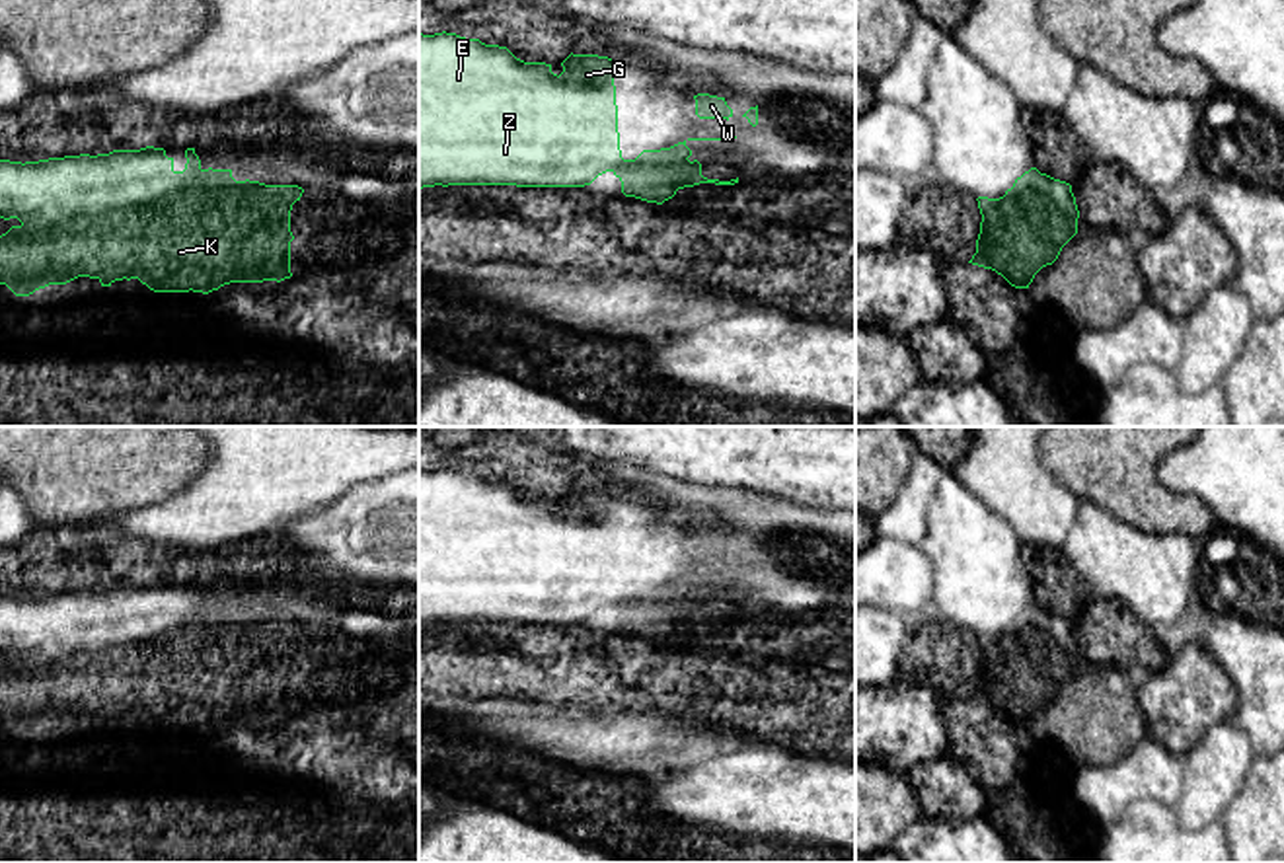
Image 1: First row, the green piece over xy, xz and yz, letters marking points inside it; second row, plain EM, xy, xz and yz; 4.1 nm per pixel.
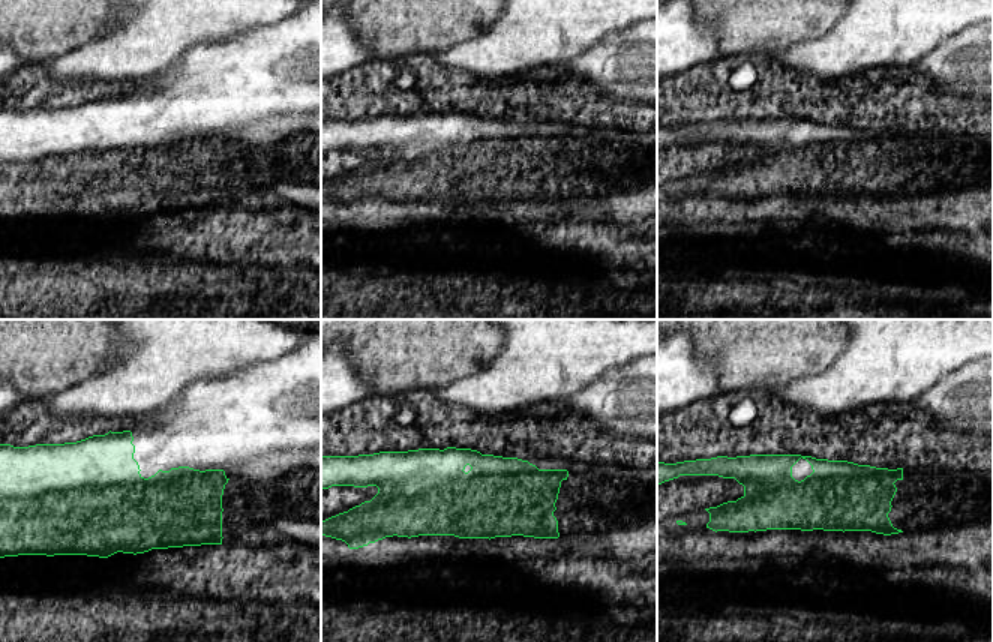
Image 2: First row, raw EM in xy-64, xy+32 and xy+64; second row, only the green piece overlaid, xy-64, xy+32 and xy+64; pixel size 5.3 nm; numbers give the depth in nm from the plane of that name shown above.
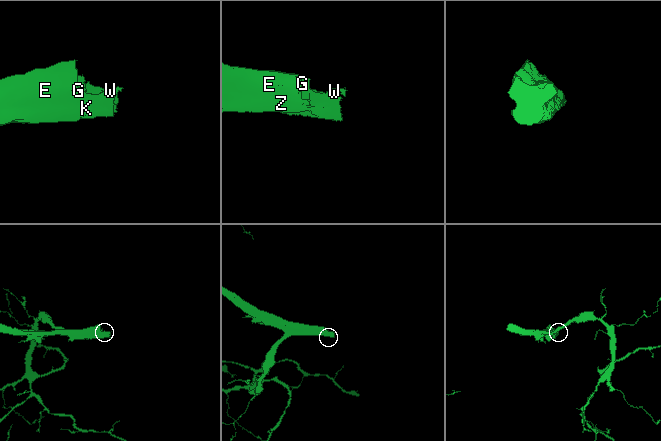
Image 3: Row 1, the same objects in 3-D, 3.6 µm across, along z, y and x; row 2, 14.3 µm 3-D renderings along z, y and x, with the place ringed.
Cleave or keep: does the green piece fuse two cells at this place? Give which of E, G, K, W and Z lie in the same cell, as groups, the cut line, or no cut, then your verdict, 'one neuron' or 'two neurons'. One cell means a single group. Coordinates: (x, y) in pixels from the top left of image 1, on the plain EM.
E G Z / K W; cut in xy along (230, 612), (217, 624), (186, 624), (151, 639), (22, 663); two neurons

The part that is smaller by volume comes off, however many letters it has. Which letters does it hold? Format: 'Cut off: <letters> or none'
Cut off: K, W

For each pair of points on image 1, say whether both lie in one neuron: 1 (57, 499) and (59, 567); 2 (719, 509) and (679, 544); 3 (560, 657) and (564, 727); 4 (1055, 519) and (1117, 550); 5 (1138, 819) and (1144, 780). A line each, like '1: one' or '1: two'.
1: two
2: two
3: two
4: two
5: two

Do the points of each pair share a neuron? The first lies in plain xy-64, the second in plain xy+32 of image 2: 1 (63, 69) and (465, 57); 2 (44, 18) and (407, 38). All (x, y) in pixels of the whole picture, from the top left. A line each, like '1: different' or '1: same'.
1: same
2: same

